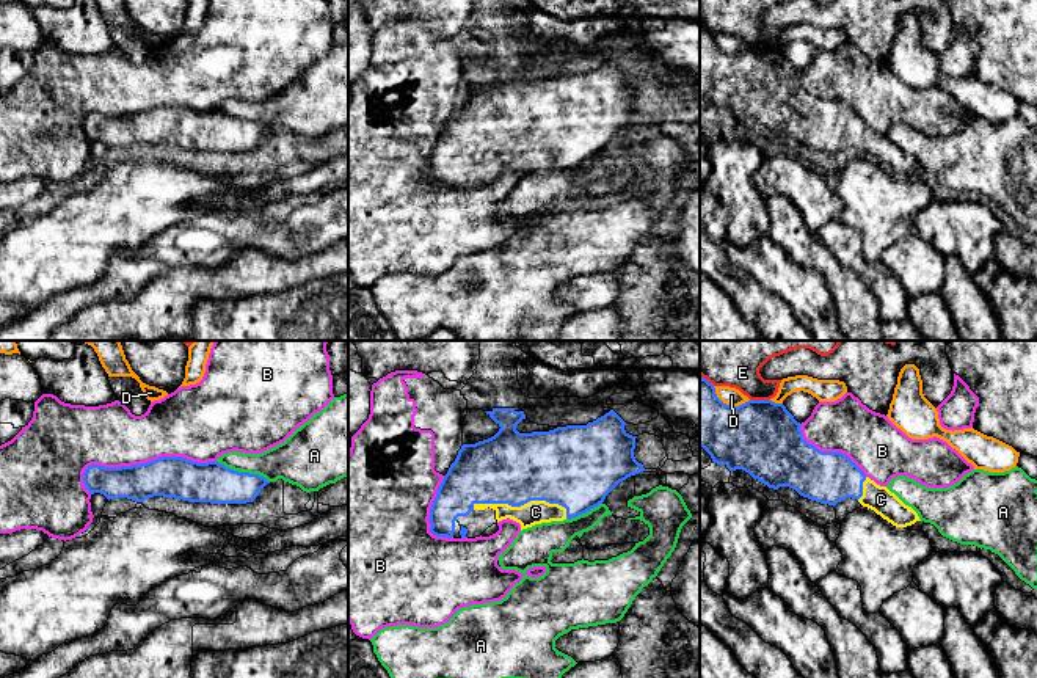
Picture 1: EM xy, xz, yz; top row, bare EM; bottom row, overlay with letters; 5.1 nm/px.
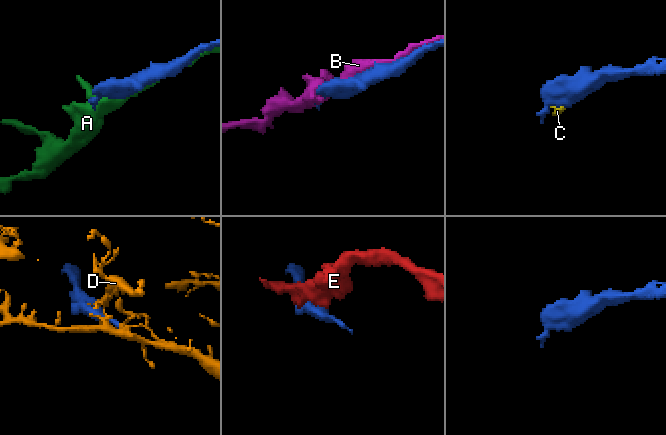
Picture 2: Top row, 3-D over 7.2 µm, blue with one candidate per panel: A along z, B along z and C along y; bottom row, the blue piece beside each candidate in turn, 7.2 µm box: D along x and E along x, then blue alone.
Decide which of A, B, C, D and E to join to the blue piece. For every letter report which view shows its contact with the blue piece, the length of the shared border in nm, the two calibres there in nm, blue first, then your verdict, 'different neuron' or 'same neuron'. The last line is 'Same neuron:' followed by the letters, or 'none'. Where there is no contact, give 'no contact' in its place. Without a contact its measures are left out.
A: xy | 300 nm | 220/200 nm | different neuron
B: xy | 700 nm | 220/320 nm | different neuron
C: xz | 500 nm | 380/130 nm | same neuron
D: yz | 200 nm | 380/90 nm | different neuron
E: yz | 100 nm | 380/280 nm | different neuron
Same neuron: C

